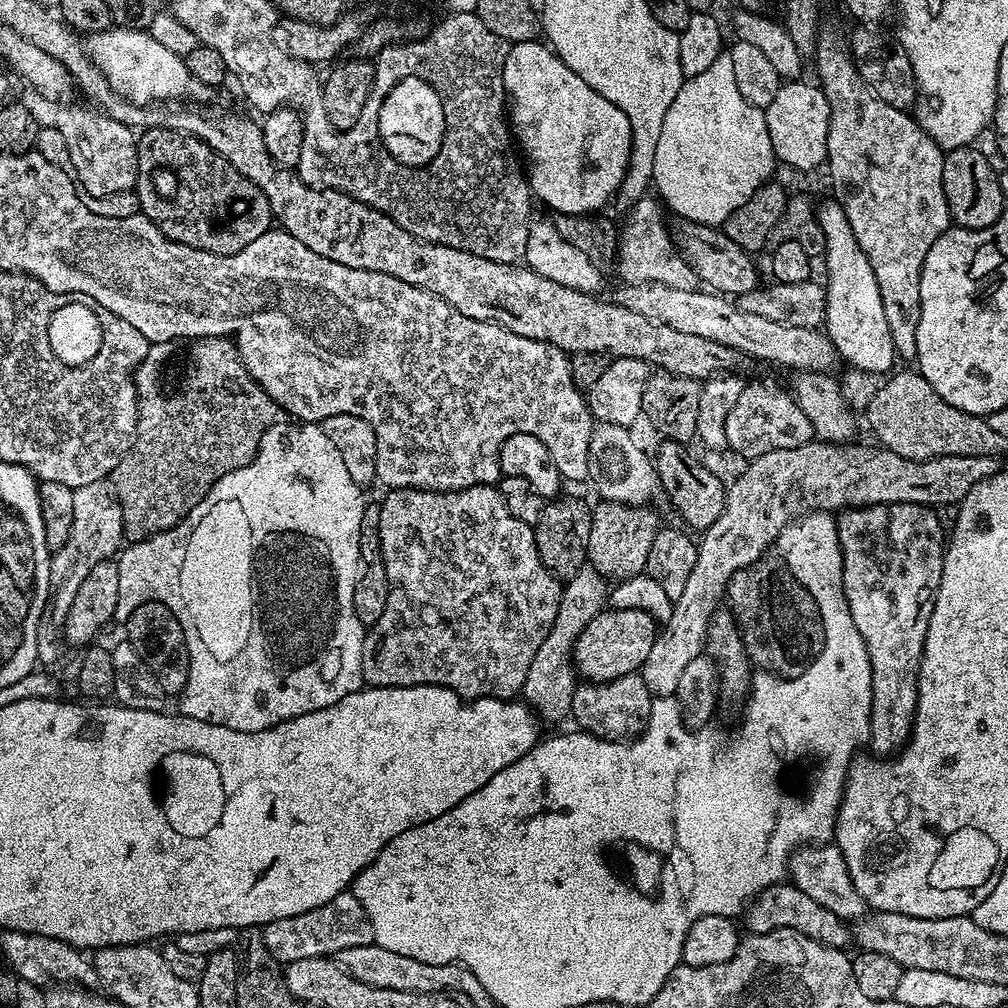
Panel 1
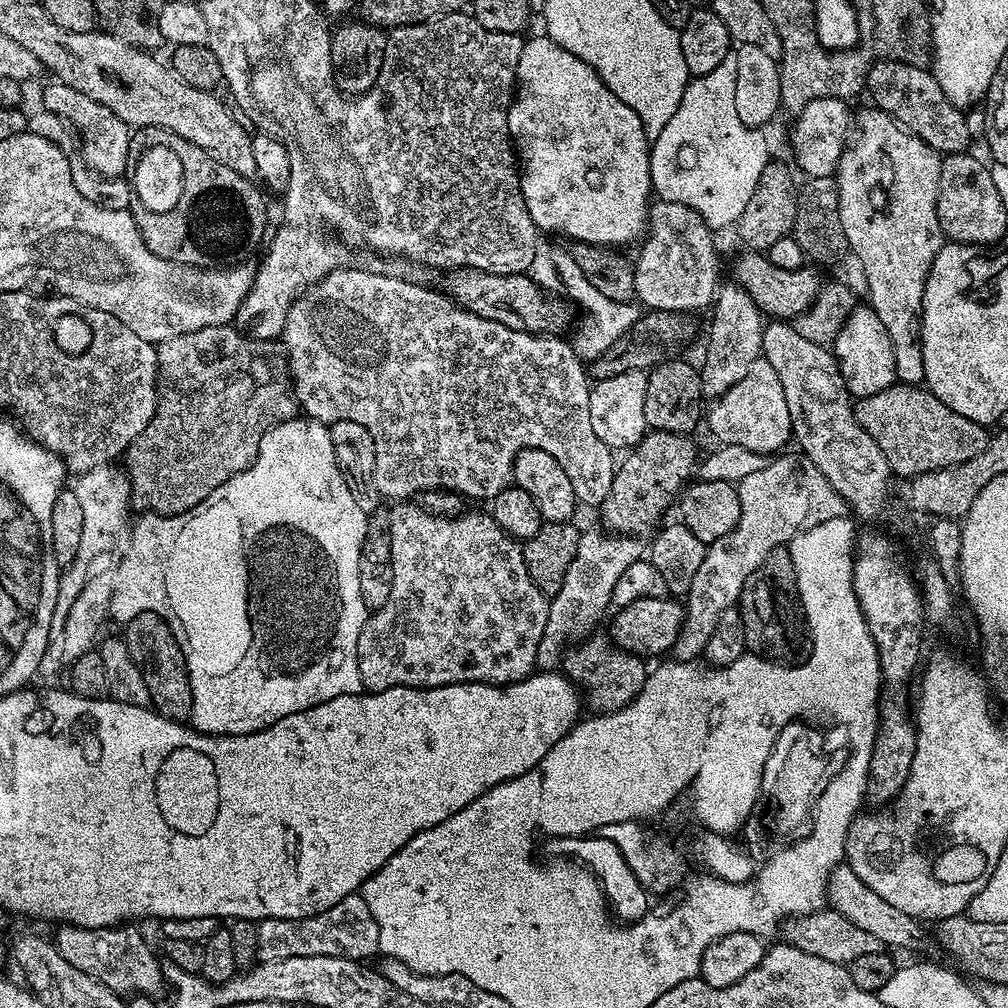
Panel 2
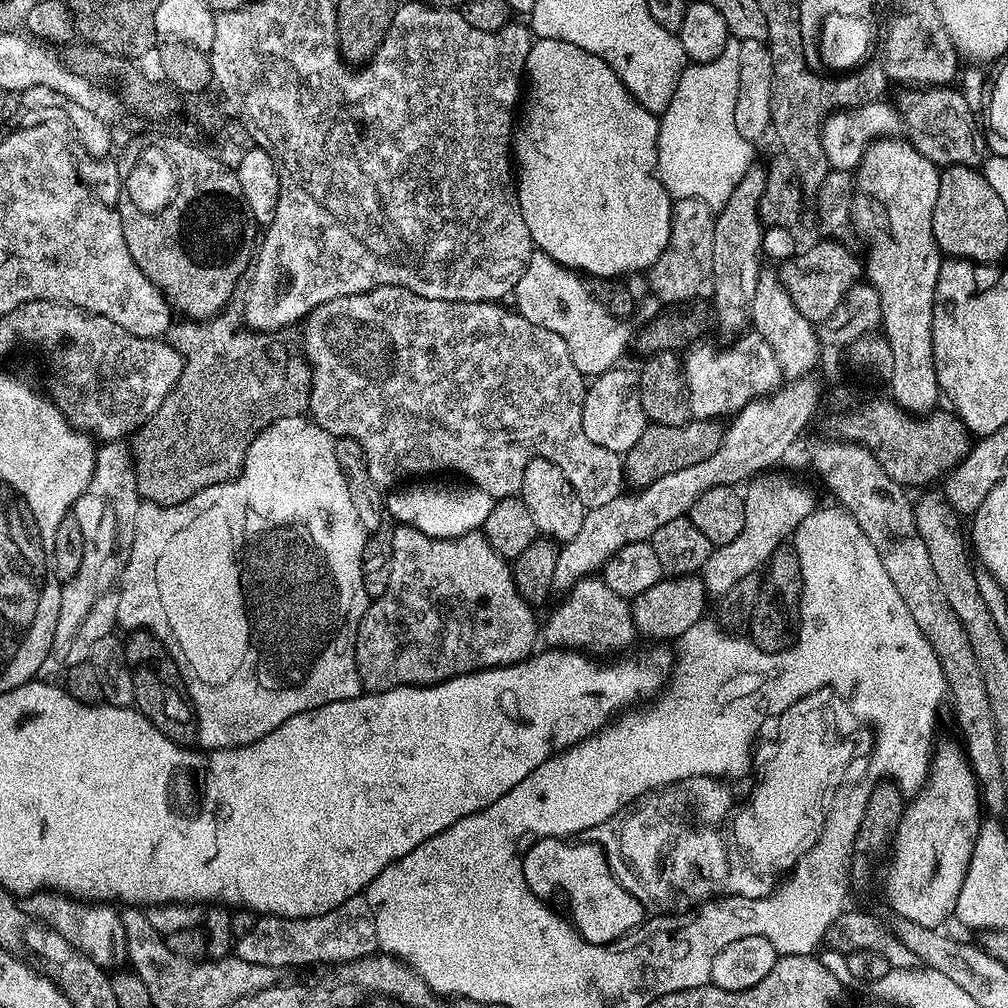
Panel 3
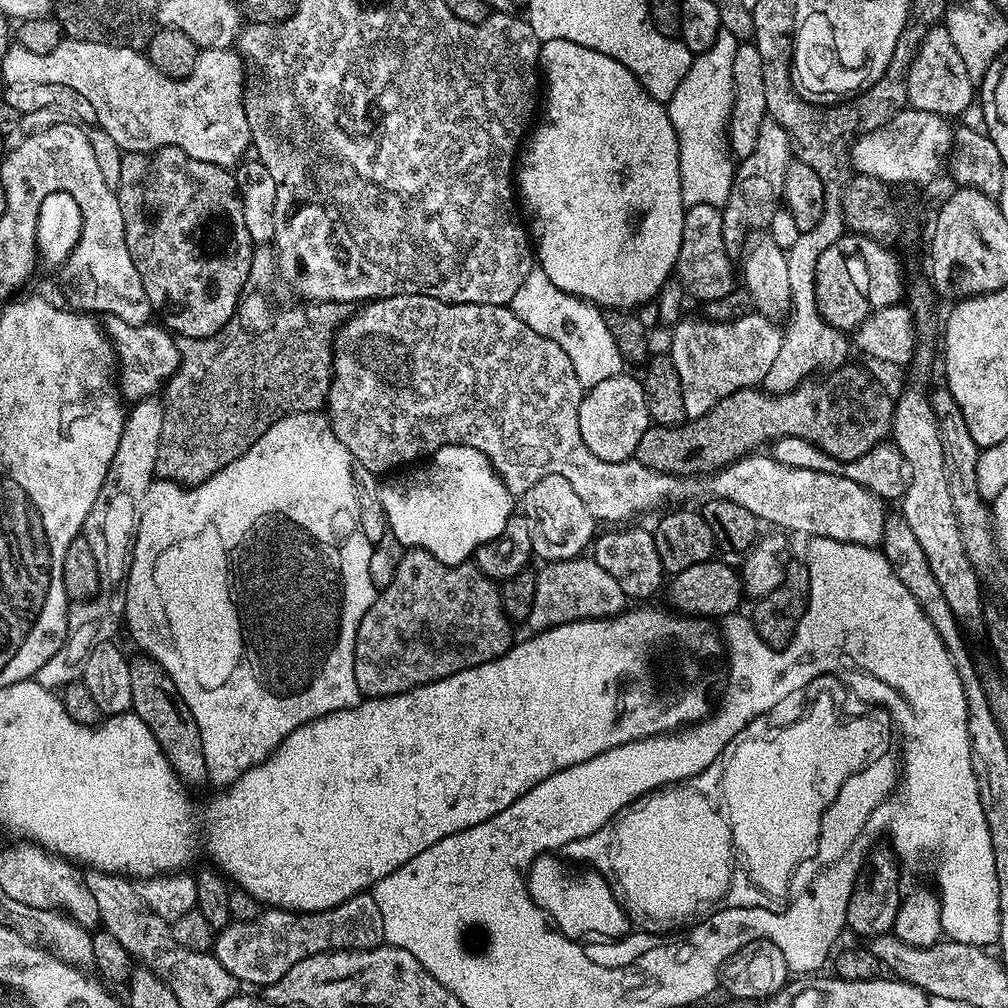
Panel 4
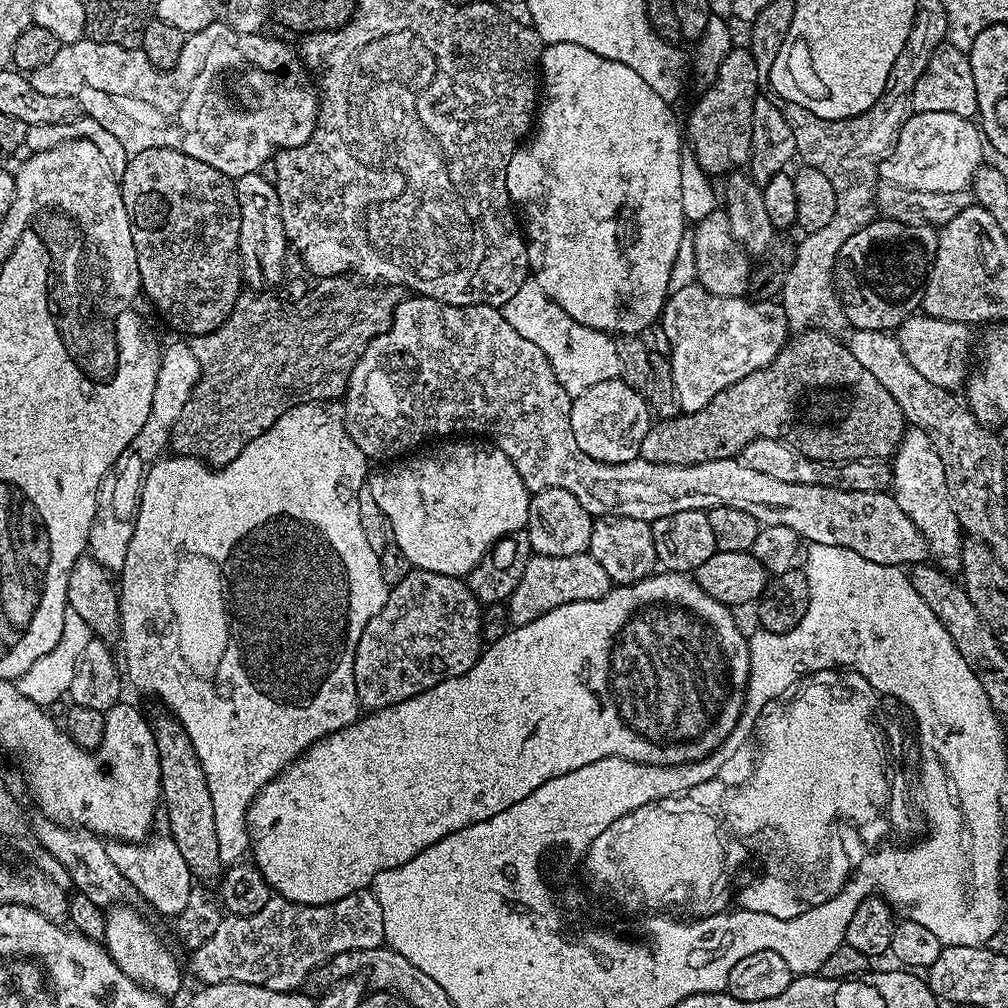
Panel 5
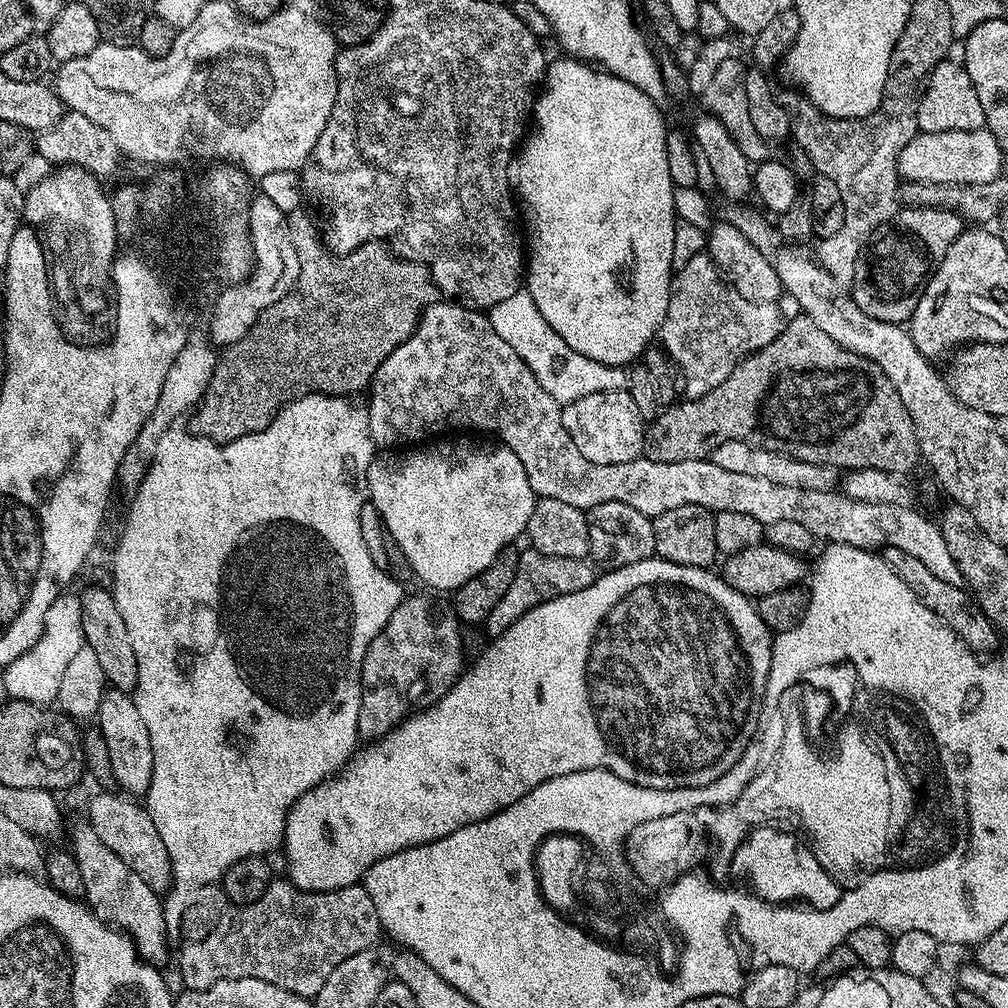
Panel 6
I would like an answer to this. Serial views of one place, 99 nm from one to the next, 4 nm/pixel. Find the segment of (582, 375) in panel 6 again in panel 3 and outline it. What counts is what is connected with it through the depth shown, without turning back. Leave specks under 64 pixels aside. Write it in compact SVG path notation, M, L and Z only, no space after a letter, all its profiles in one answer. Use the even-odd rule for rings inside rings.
M533 251L525 272L518 278L515 296L515 307L521 316L534 322L534 326L554 330L554 334L558 334L558 338L570 346L570 358L574 358L574 366L578 366L586 378L601 376L617 367L623 361L620 359L624 351L630 348L630 332L628 336L628 328L624 325L627 323L611 316L596 301L583 275L554 262L554 258L544 252Z

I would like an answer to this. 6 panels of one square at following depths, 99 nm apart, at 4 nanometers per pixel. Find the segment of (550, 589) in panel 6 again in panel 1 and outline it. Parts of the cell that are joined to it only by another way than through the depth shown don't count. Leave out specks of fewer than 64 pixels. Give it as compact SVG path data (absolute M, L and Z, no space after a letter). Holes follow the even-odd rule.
M634 672L601 684L580 682L576 685L570 716L571 719L576 719L577 729L590 732L594 736L624 738L629 734L643 732L652 712L653 699L652 691L646 686L644 679Z

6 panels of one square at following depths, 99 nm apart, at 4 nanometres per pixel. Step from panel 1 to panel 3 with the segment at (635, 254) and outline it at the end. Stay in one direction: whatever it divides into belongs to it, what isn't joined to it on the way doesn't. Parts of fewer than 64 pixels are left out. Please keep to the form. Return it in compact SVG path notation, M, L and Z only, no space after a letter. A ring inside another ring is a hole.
M682 198L672 205L672 229L666 250L654 262L646 279L664 306L704 302L714 290L714 226L717 213L698 198Z

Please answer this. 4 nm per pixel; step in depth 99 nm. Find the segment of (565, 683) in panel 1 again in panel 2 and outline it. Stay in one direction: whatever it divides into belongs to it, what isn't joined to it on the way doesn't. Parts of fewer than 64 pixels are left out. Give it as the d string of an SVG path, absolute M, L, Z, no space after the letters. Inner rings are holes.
M607 530L599 531L581 531L578 550L566 570L566 578L562 578L562 590L558 590L558 594L551 597L546 630L542 630L542 642L538 642L537 669L556 670L561 667L570 642L587 637L593 631L592 626L602 619L604 611L610 608L614 585L618 583L618 574L623 574L630 562L645 555L645 541L644 544L640 541L643 539L621 536Z

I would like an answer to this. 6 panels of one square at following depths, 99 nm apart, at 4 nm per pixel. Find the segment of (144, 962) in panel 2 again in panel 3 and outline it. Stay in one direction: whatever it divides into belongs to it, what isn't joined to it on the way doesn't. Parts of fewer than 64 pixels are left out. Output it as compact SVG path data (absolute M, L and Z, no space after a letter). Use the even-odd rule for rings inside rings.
M37 894L27 897L22 907L25 912L53 928L59 936L66 938L84 956L89 956L99 968L120 970L129 963L128 939L120 912L112 906L89 906L63 894Z

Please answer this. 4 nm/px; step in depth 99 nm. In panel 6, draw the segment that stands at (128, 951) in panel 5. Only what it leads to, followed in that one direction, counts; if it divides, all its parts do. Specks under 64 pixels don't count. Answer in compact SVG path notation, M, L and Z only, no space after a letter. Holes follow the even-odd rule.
M87 822L73 826L70 851L78 862L86 903L93 914L105 924L119 928L125 936L129 936L144 963L164 966L168 960L170 933L164 921L164 906L158 893L146 886L142 878L134 875L126 862L122 862L122 858L118 858L118 854L114 854L114 850L110 850L110 846L106 846L98 834L94 834L92 825Z

